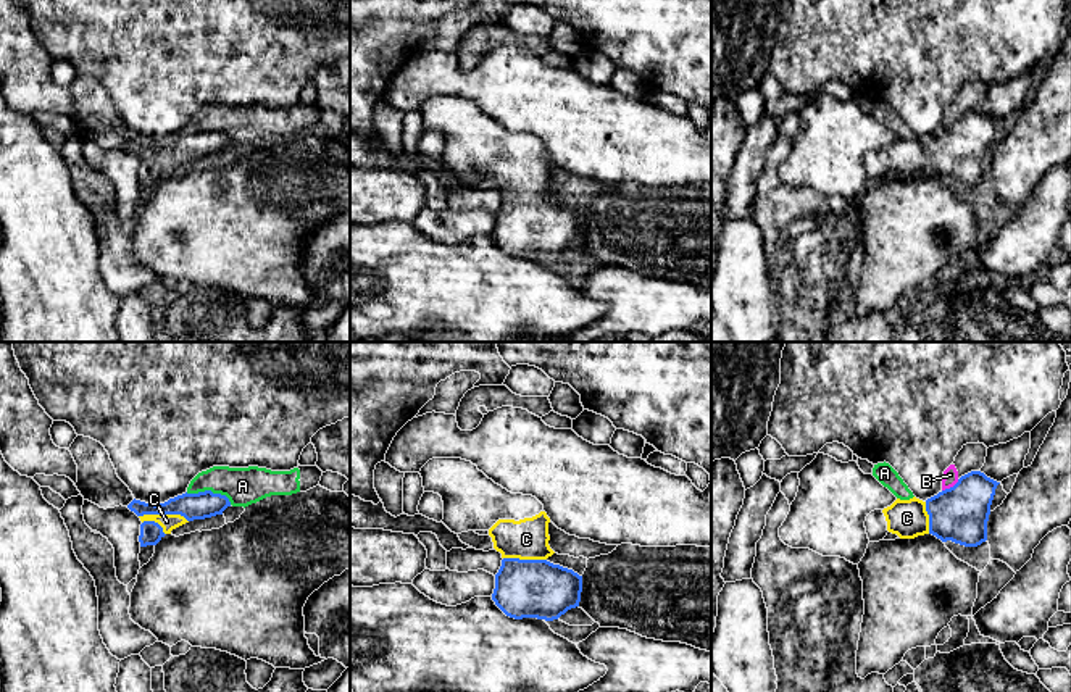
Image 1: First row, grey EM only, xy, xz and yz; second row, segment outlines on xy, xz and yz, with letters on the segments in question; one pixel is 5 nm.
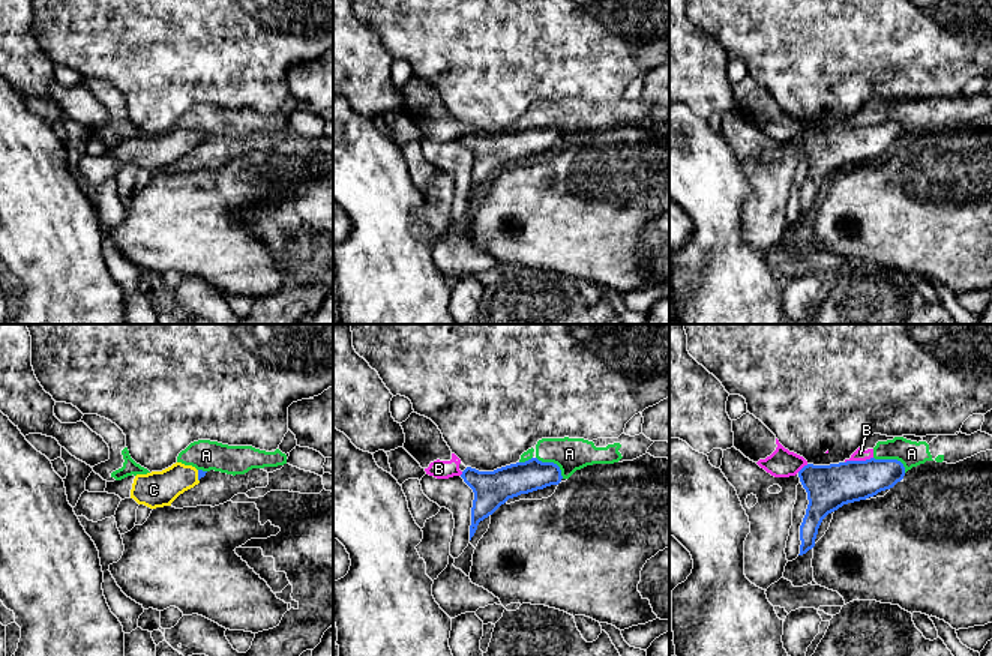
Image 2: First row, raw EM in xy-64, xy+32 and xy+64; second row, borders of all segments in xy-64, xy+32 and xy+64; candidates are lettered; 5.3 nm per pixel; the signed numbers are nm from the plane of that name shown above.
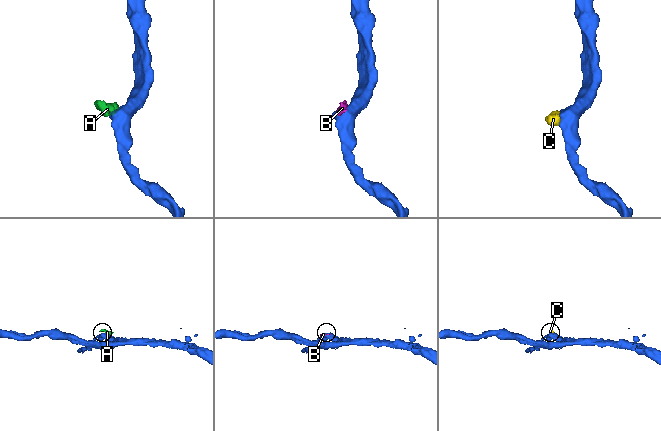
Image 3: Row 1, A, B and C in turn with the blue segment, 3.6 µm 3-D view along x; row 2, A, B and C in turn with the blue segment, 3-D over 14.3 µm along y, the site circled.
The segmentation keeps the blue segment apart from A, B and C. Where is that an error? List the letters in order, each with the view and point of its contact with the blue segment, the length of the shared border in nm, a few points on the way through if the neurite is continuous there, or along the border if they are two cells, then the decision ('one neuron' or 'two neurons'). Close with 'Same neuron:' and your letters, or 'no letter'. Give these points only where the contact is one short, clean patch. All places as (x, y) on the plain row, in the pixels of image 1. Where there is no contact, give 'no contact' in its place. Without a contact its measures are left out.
A: meets blue in xy at (210, 129); contact 240 nm long; border along xy (186, 131), (220, 131), (231, 142); two neurons
B: meets blue in yz at (950, 126); contact 110 nm long; border along yz (958, 118), (942, 129); two neurons
C: meets blue in xy at (163, 152); contact 260 nm long; runs through xy (200, 144), (163, 152), (166, 160); one neuron
Same neuron: C

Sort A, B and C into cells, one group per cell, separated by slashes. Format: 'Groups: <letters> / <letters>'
Groups: A B / C

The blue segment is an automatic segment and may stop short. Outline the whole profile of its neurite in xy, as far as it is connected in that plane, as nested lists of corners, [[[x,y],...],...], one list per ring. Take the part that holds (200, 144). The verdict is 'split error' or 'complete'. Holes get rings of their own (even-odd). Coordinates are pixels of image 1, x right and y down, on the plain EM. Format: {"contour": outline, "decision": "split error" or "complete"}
{"contour": [[[211,129],[198,132],[185,131],[160,144],[135,137],[127,144],[142,160],[139,174],[140,186],[156,184],[173,168],[194,158],[223,153],[227,145],[231,145],[229,137]]], "decision": "split error"}

